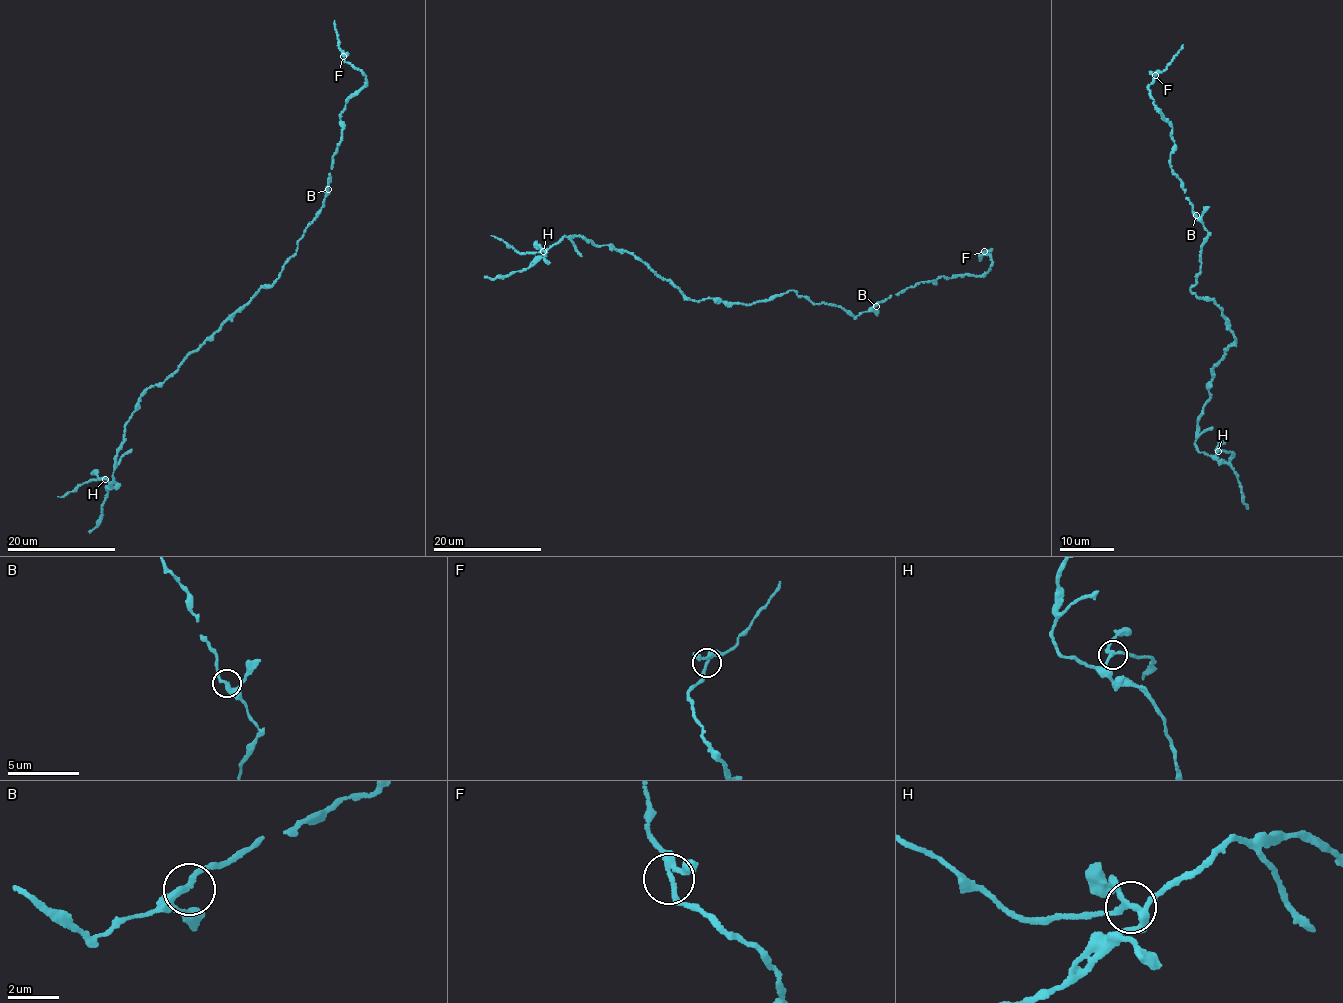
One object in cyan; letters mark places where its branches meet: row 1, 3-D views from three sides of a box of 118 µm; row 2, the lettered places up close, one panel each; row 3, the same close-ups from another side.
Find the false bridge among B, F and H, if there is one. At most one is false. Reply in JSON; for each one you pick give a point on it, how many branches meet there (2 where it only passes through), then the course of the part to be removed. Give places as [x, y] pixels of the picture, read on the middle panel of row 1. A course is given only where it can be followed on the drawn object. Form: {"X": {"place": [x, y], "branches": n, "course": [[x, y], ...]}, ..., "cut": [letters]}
{"H": {"place": [543, 251], "branches": 3, "course": [[543, 250], [518, 252], [491, 236]]}, "cut": ["H"]}

